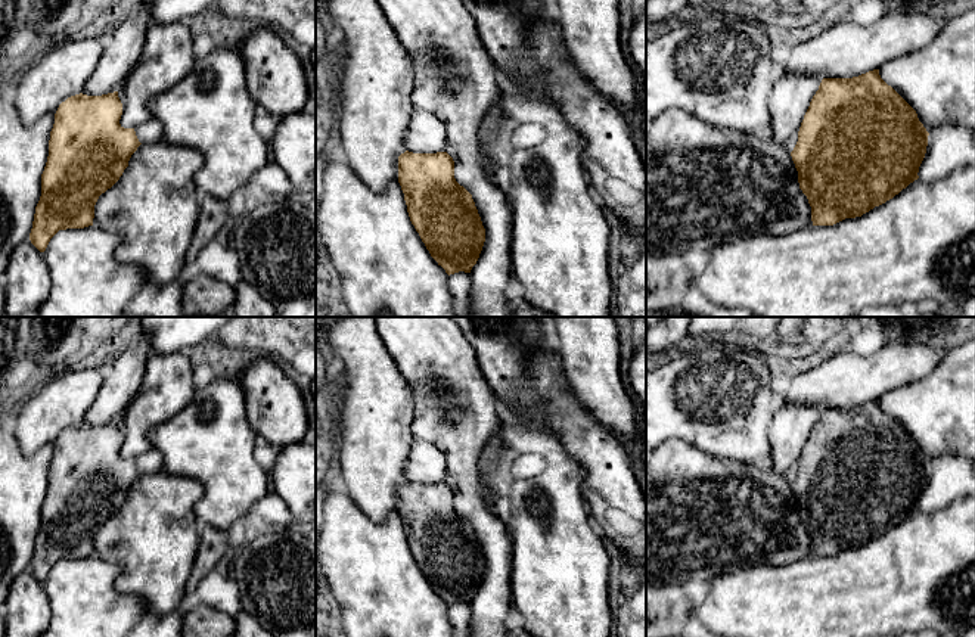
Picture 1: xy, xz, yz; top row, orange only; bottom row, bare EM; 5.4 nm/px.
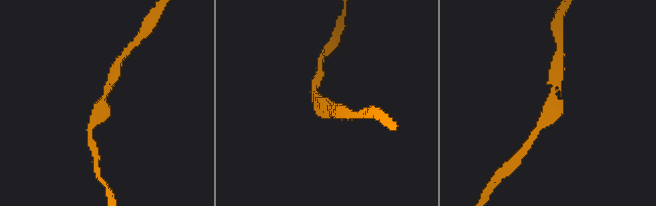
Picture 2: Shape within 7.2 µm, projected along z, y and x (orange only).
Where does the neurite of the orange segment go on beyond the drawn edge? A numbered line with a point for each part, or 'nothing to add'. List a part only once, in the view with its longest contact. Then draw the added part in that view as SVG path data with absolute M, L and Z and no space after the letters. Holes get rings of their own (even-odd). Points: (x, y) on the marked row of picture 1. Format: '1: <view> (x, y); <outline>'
1: yz (789, 99); M785 74L773 87L768 99L773 125L768 137L786 147L789 137L799 131L810 102L822 83L819 74Z

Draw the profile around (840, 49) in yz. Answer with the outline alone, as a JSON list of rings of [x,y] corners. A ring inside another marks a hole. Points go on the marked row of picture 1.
[[[922,12],[884,13],[872,25],[835,18],[808,32],[783,66],[785,74],[853,78],[922,49],[945,21]]]

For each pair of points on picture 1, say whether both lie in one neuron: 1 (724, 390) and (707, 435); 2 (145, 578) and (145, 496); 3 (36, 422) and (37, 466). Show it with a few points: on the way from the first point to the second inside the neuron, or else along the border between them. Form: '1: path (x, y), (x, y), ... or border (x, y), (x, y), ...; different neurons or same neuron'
1: path (720, 401), (717, 423); same neuron
2: path (145, 558), (145, 516); same neuron
3: border (15, 435), (25, 454), (53, 443); different neurons

